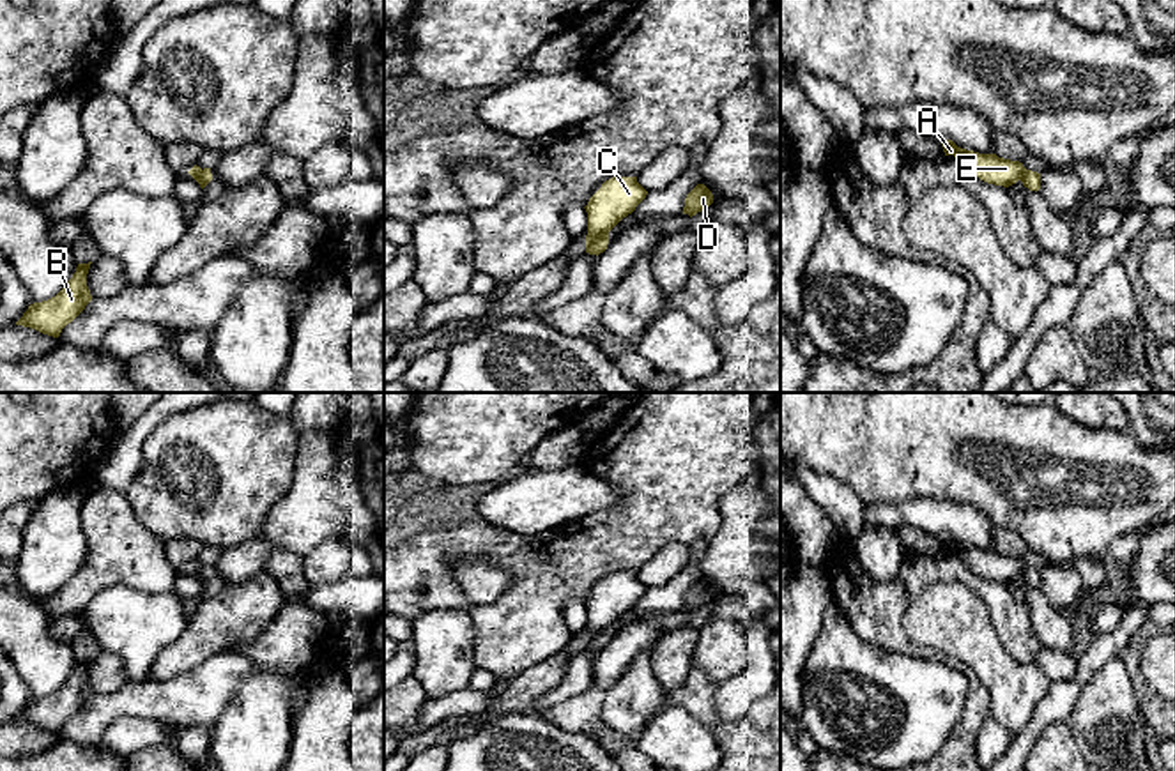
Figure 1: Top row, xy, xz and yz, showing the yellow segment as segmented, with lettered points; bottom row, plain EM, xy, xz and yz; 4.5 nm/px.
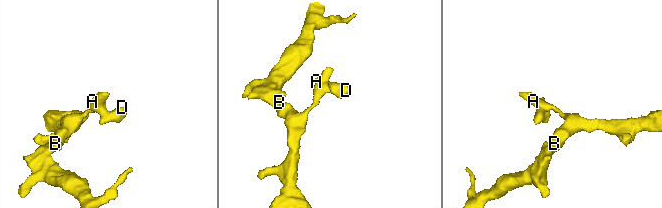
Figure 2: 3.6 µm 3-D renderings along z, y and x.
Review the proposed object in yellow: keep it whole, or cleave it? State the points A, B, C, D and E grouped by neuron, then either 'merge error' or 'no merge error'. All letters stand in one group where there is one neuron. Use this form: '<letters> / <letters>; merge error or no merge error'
A C D E / B; merge error

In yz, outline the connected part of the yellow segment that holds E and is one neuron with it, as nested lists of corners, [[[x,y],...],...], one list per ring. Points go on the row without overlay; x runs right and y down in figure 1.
[[[952,536],[941,538],[945,552],[957,553],[980,576],[995,582],[1009,584],[1023,575],[1025,562],[1019,557],[998,553],[996,550],[979,550],[957,543]]]

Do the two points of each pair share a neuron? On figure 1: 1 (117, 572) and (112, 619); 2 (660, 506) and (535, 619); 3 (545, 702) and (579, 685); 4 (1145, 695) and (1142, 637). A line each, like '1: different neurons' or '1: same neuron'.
1: different neurons
2: same neuron
3: same neuron
4: same neuron

